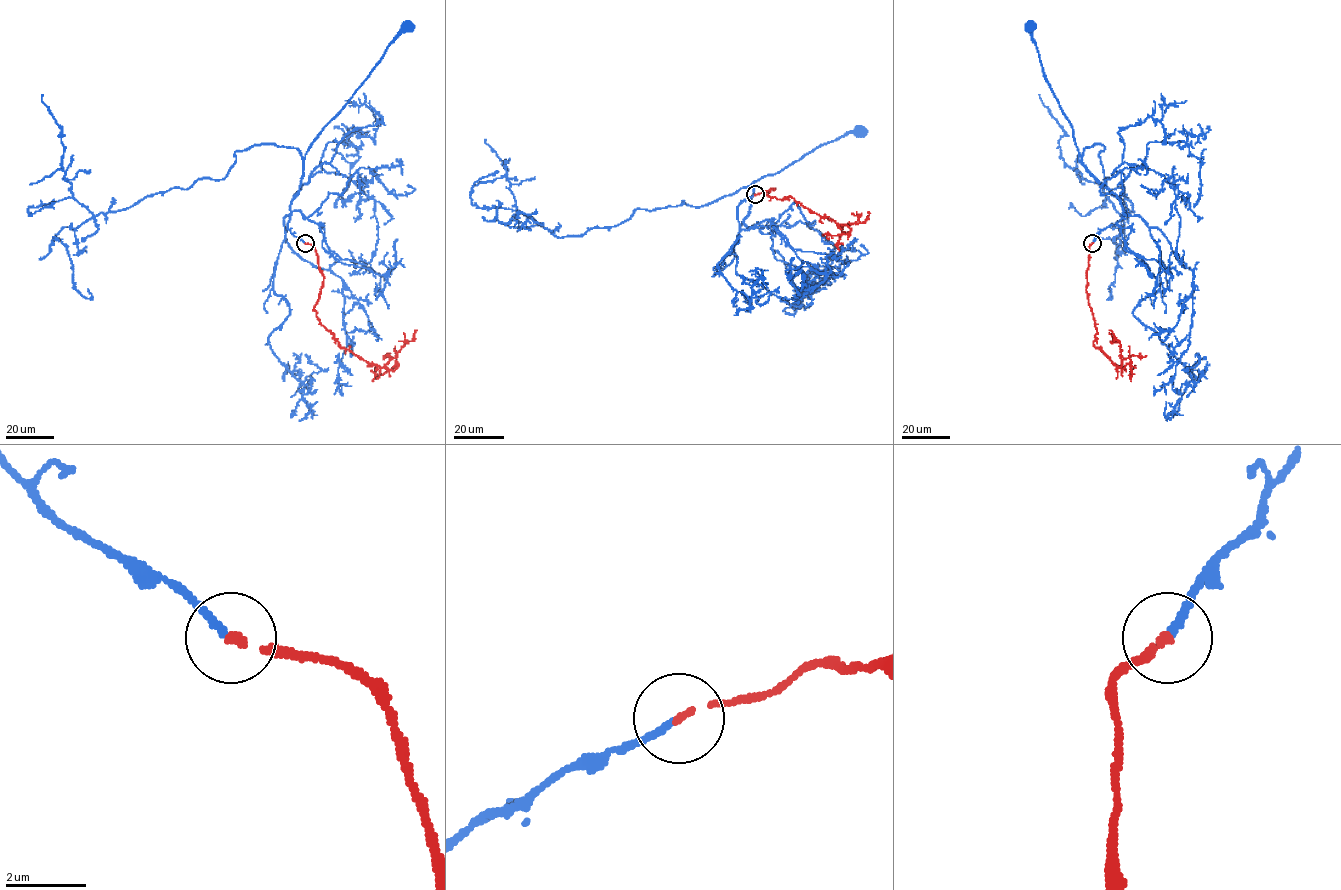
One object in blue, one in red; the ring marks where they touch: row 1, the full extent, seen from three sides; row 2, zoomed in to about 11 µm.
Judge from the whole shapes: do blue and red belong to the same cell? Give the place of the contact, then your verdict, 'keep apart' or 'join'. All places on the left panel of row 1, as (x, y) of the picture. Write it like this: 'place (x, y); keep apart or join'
place (305, 243); join

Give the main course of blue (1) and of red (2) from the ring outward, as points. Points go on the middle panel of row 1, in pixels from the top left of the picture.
1: (754, 195), (737, 207), (740, 229), (748, 214), (754, 181), (774, 174), (819, 146), (859, 131)
2: (755, 194), (773, 188), (764, 193), (778, 199), (790, 196), (850, 228), (827, 234), (829, 239)

